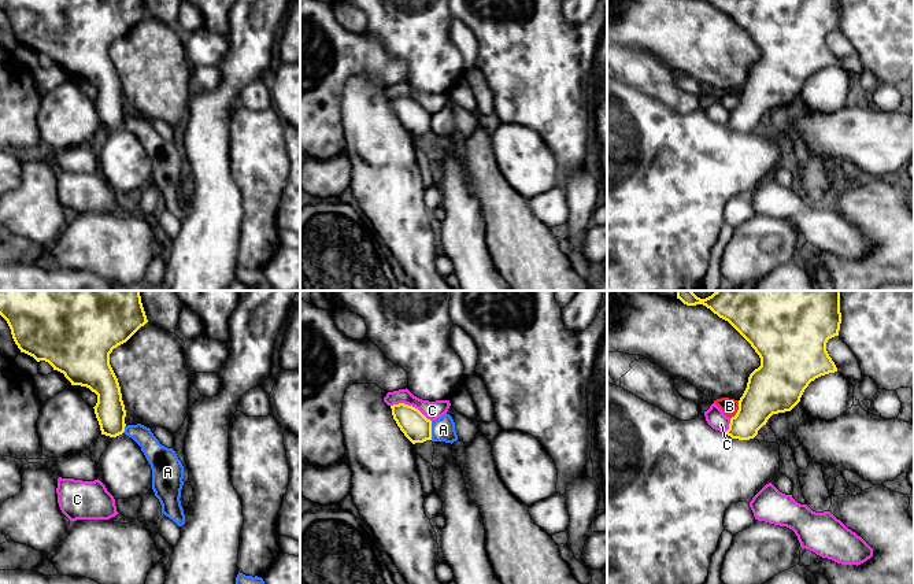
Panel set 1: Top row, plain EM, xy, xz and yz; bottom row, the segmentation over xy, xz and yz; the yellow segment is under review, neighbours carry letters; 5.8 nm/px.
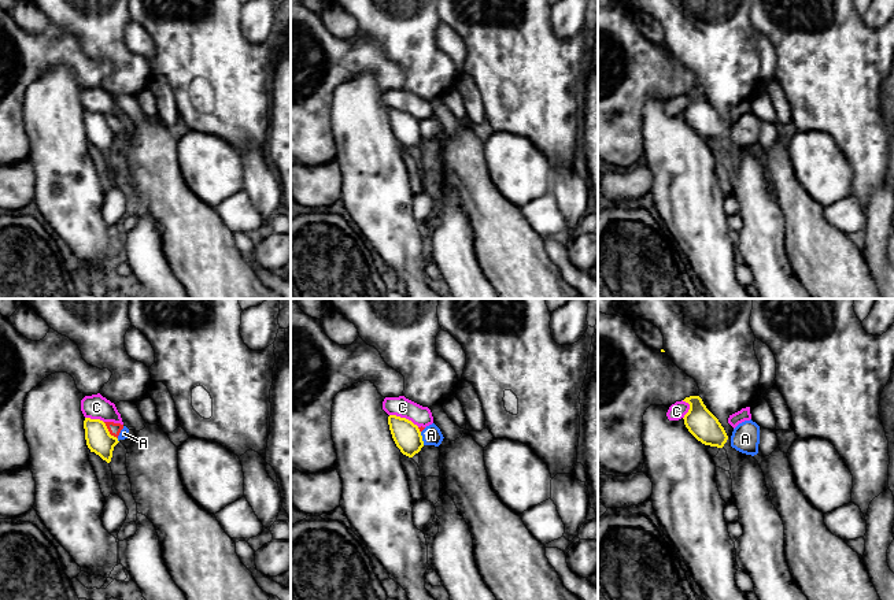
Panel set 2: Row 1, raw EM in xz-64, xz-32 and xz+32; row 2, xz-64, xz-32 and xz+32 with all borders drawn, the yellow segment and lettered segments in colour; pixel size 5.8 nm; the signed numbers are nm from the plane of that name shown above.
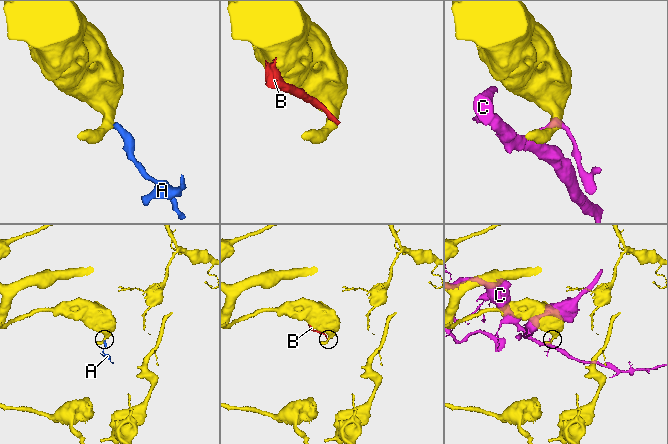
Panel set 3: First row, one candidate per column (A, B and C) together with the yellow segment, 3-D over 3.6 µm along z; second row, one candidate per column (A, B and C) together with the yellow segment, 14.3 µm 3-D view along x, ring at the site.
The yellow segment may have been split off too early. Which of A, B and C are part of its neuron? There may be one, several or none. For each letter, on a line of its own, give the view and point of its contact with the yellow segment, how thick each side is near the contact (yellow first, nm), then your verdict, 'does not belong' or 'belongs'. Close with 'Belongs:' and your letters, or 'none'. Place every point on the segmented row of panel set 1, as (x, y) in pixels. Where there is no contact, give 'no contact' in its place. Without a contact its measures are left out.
A: contact xz (430, 431); calibres 170 and 140 nm; does not belong
B: contact yz (737, 410); calibres 300 and 100 nm; does not belong
C: contact xz (411, 406); calibres 170 and 110 nm; does not belong
Belongs: none

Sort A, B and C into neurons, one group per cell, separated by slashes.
A B / C

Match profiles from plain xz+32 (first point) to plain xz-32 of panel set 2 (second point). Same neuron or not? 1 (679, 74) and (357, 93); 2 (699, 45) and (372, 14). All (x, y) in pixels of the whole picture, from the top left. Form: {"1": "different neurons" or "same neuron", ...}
{"1": "different neurons", "2": "same neuron"}

